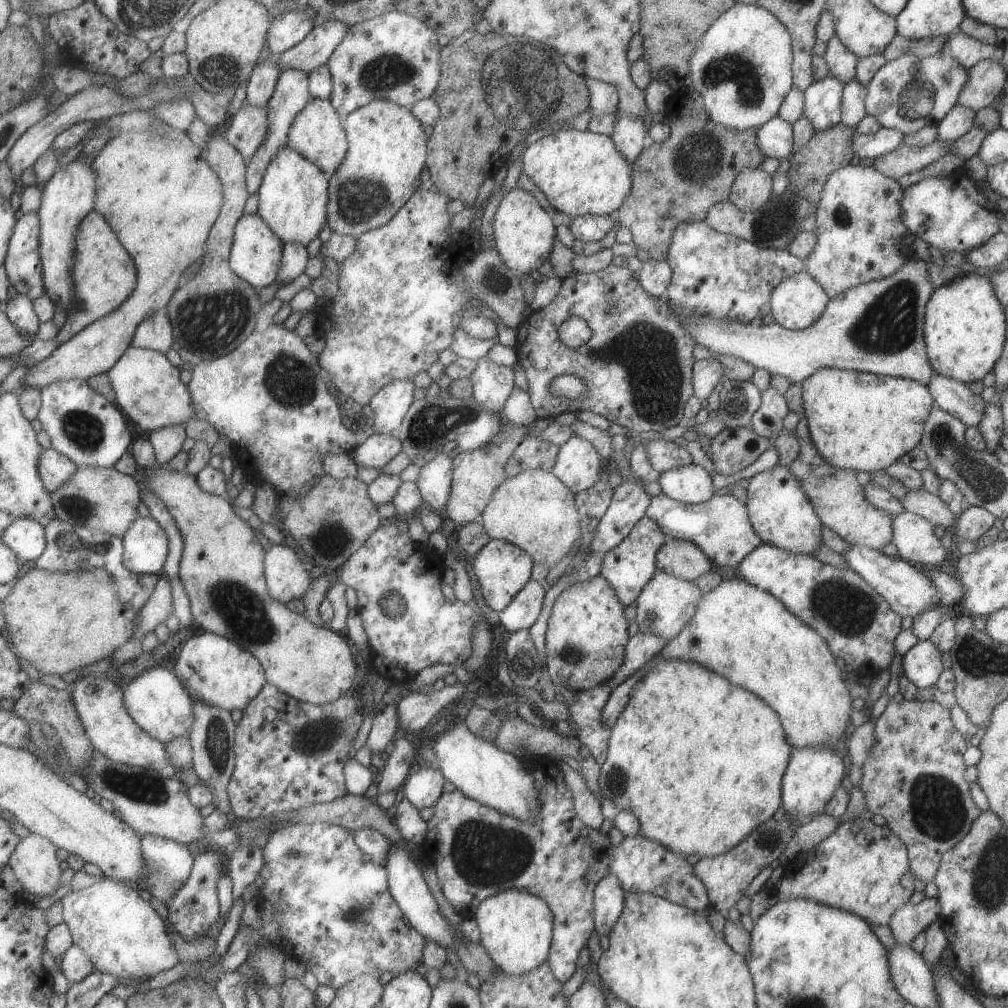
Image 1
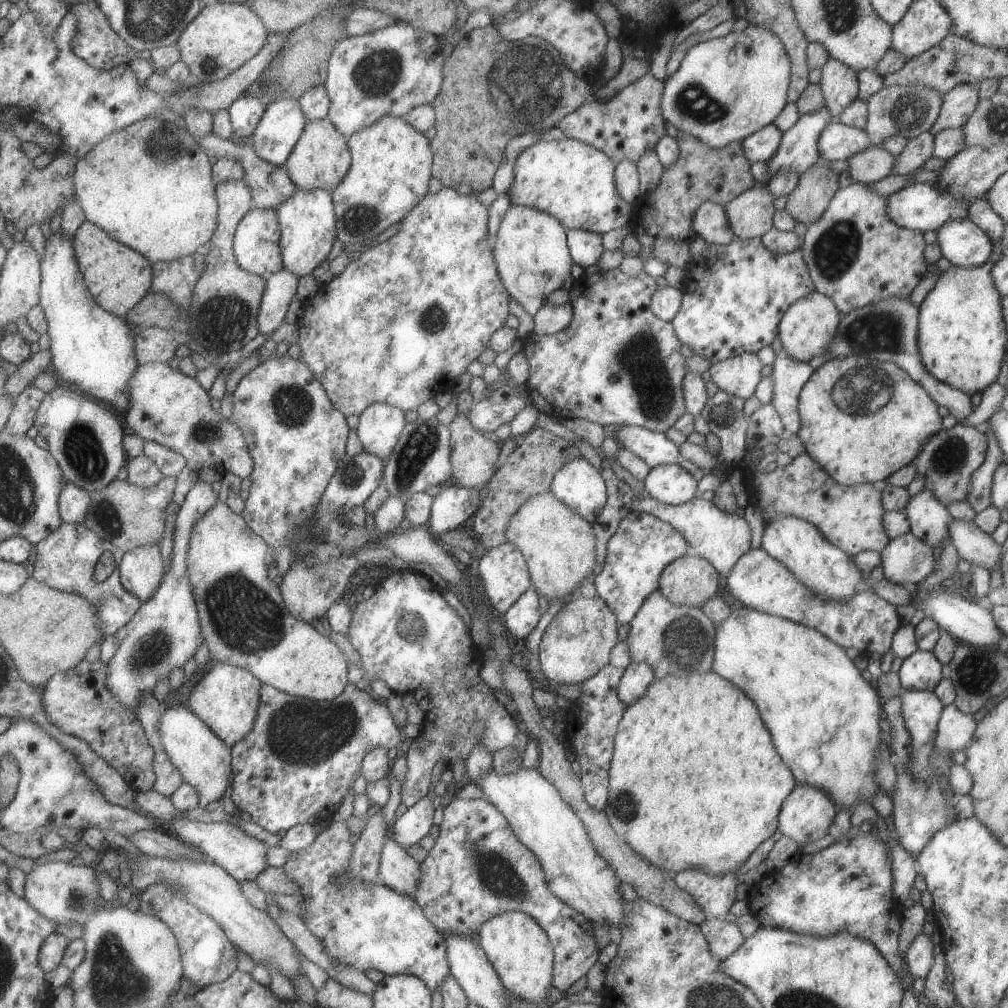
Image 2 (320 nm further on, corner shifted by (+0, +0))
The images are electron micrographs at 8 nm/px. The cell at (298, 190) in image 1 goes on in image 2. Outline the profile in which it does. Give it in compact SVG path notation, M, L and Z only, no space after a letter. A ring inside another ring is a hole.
M296 188L291 198L283 201L275 210L280 226L279 246L283 269L297 278L311 274L328 257L336 241L334 206L330 194L321 189L304 191Z

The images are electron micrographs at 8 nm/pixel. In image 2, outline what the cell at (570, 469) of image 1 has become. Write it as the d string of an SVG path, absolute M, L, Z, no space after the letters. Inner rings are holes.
M583 457L566 462L553 475L551 494L592 525L606 503L600 471Z

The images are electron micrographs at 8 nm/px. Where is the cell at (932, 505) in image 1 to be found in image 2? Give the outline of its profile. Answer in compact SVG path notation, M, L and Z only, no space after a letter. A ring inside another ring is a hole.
M952 518L948 526L948 533L947 540L955 547L959 558L964 558L969 564L983 567L989 572L993 569L998 569L999 572L1002 548L993 541L990 534L979 530L973 520L964 521Z

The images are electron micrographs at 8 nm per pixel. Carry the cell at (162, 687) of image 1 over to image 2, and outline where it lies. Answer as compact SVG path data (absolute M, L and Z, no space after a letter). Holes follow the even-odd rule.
M183 704L165 708L160 718L160 739L163 748L177 769L183 783L192 786L198 794L198 806L222 801L225 788L232 777L230 746L227 746L203 721Z

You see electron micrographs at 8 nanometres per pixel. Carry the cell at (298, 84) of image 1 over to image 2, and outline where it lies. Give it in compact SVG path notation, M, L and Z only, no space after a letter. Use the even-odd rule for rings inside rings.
M285 97L271 101L247 142L259 158L283 167L306 121L298 99Z

